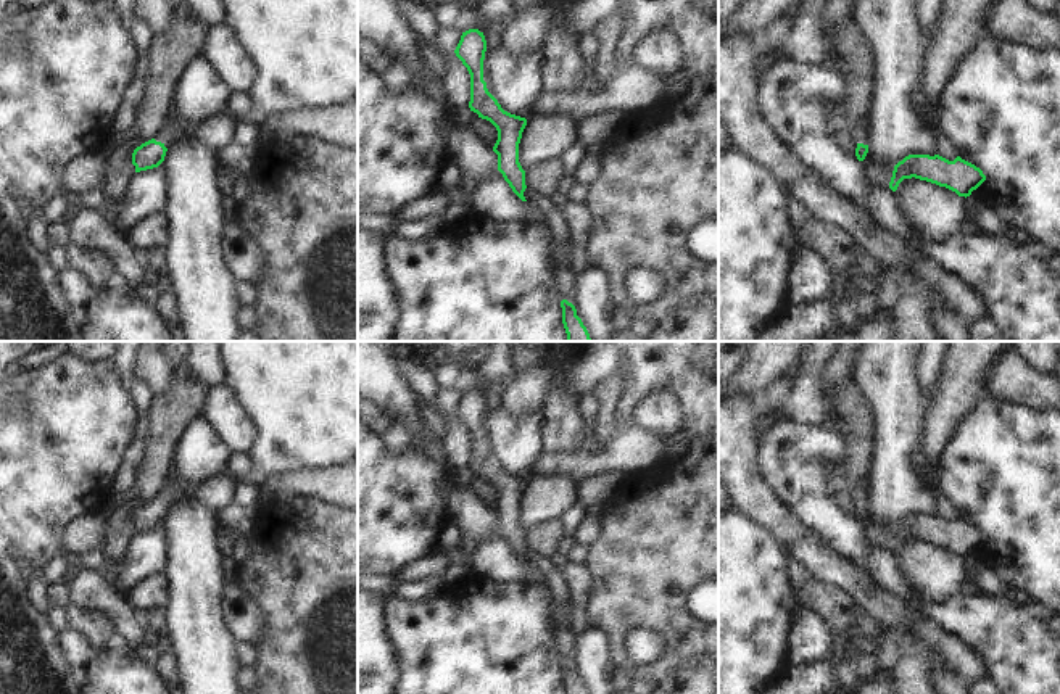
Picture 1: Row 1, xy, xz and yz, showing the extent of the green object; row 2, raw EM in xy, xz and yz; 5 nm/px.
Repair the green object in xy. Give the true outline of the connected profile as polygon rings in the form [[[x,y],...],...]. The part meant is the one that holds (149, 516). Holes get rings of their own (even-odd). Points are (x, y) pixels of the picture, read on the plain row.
[[[222,473],[208,478],[192,491],[179,491],[166,483],[155,499],[134,510],[132,525],[135,527],[135,533],[158,528],[164,522],[171,504],[182,498],[195,498],[216,514],[219,509],[232,502],[234,491],[235,481]]]

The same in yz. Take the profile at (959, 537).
[[[909,515],[894,527],[889,549],[896,552],[904,539],[912,538],[946,547],[965,559],[986,541],[979,528],[960,517],[949,522],[939,515]]]

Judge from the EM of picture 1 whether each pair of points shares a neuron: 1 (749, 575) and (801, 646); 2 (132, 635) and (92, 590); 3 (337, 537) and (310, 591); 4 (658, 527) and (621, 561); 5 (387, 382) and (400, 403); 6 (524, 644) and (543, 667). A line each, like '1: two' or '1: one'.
1: two
2: one
3: one
4: one
5: one
6: one

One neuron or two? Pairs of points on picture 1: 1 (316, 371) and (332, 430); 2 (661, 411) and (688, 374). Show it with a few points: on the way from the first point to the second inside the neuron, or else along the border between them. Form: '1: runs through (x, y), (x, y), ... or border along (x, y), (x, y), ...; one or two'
1: runs through (321, 385), (321, 416); one
2: border along (637, 403), (669, 390), (682, 411), (682, 430); two

